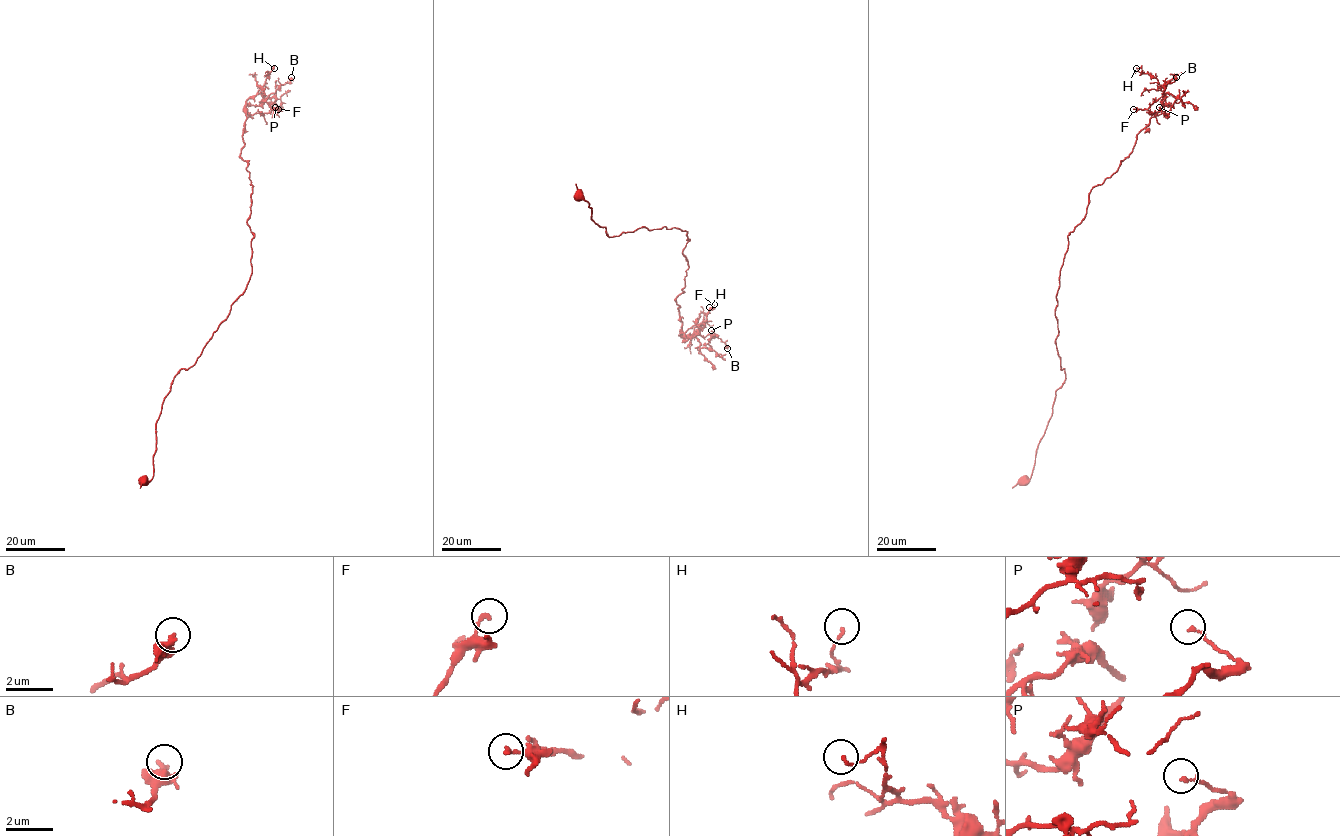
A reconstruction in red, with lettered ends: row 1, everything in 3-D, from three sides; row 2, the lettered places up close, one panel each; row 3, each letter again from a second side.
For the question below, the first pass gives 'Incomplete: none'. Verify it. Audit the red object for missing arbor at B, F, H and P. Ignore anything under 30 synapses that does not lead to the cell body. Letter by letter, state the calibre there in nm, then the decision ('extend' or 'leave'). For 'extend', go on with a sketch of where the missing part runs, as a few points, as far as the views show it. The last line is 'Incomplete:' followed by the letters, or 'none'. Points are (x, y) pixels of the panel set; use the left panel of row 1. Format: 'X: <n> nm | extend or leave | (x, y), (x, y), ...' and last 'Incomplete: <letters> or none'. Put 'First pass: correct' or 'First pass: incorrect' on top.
First pass: correct
B: 360 nm | leave
F: 180 nm | leave
H: 100 nm | leave
P: 150 nm | leave
Incomplete: none

